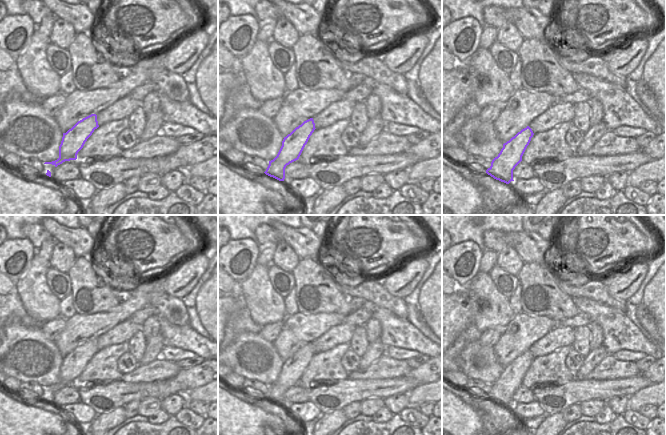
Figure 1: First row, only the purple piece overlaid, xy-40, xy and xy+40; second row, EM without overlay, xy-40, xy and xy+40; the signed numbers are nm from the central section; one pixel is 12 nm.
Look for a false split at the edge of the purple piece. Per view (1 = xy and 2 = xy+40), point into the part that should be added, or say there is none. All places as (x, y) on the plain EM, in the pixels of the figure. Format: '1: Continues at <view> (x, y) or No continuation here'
1: No continuation here
2: No continuation here

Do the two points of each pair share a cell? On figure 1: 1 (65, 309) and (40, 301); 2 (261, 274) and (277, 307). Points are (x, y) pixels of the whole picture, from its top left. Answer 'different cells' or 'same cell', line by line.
1: different cells
2: same cell

